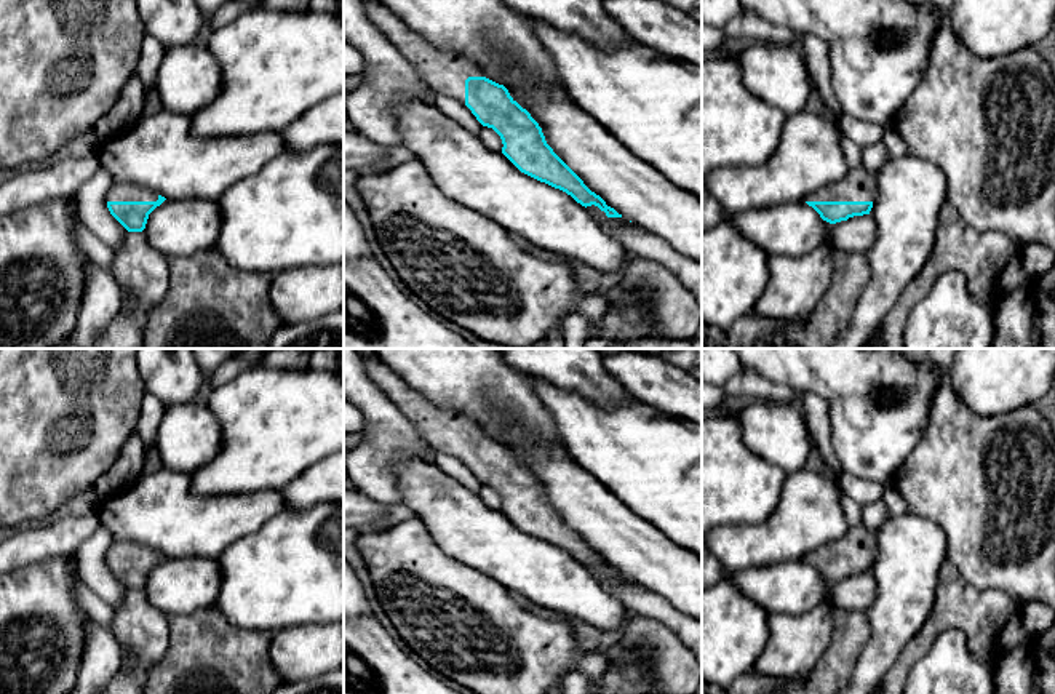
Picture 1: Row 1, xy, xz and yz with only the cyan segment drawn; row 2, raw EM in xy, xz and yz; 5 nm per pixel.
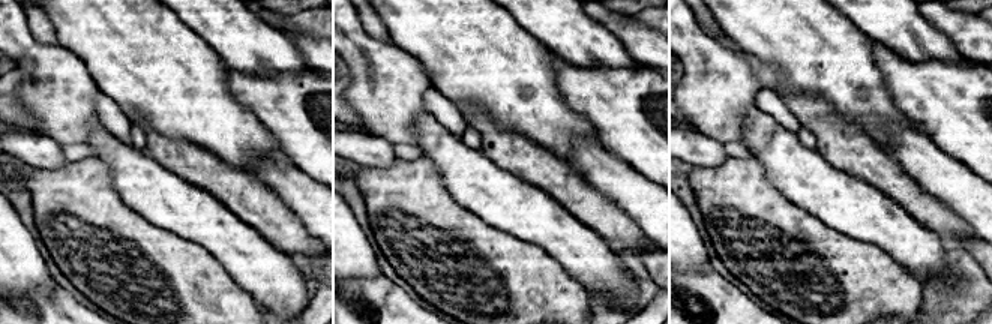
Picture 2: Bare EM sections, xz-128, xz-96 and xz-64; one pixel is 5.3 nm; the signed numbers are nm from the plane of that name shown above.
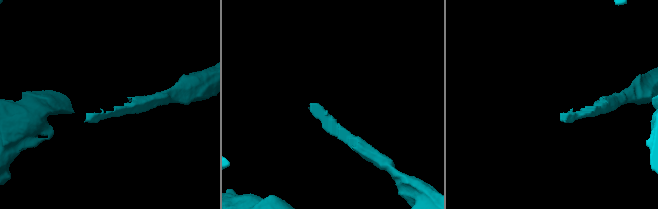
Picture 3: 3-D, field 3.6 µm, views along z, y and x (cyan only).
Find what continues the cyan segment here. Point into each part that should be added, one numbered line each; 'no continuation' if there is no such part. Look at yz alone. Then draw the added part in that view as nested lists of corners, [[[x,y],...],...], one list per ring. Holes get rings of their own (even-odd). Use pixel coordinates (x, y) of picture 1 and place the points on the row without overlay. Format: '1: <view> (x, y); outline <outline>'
1: yz (859, 544); outline [[[858,524],[838,540],[817,547],[806,560],[874,560],[876,531]]]

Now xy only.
1: xy (120, 550); outline [[[113,542],[107,550],[107,560],[157,560],[158,552],[152,547],[131,542]]]

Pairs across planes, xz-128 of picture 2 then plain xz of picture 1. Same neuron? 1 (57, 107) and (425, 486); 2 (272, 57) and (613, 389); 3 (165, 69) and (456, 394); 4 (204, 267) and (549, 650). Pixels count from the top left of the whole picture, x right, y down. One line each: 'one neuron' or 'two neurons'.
1: two neurons
2: one neuron
3: one neuron
4: one neuron

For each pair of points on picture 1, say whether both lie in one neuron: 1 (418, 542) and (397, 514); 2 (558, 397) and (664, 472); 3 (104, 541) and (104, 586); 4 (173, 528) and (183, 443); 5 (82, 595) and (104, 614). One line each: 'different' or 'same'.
1: different
2: same
3: same
4: different
5: same

